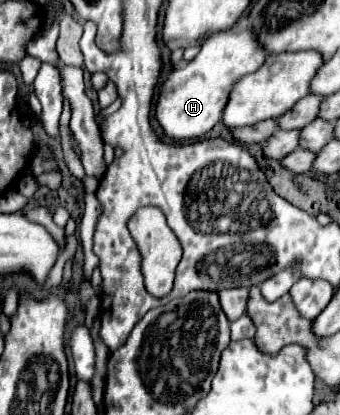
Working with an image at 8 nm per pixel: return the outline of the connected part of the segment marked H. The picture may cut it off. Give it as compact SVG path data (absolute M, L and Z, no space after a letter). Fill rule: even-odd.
M229 29L207 37L197 57L185 67L181 65L179 69L173 69L159 89L155 119L163 133L173 141L191 141L205 135L209 129L213 129L215 123L221 121L221 107L225 107L225 101L229 99L233 81L245 73L253 73L263 65L265 57L267 53L261 51L257 41L253 41L253 33L249 33L249 29L241 33Z

